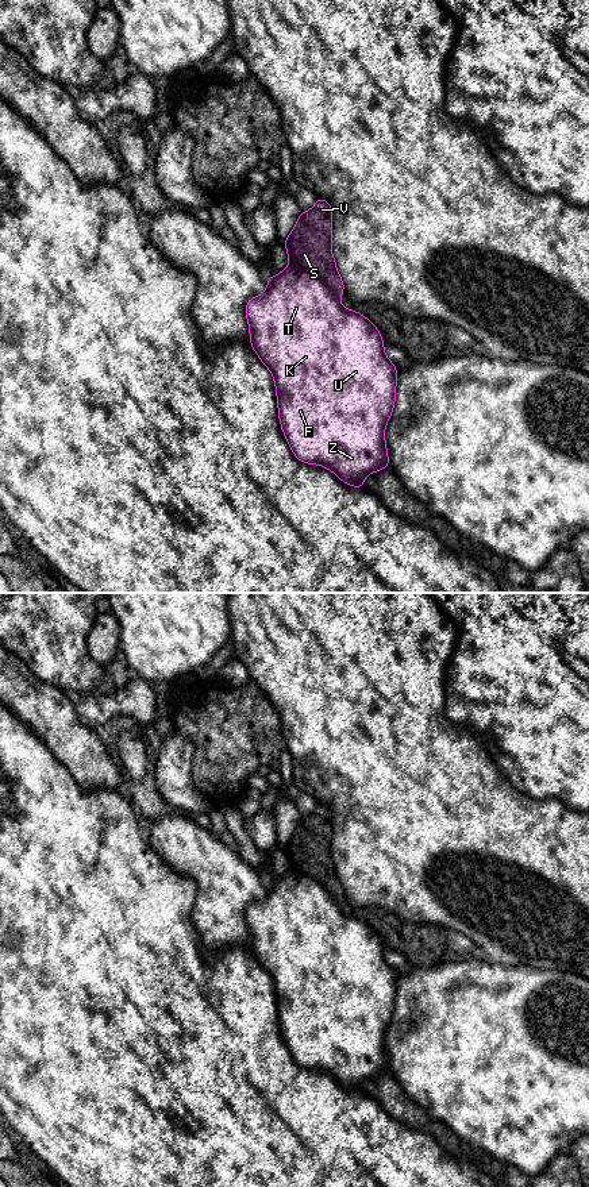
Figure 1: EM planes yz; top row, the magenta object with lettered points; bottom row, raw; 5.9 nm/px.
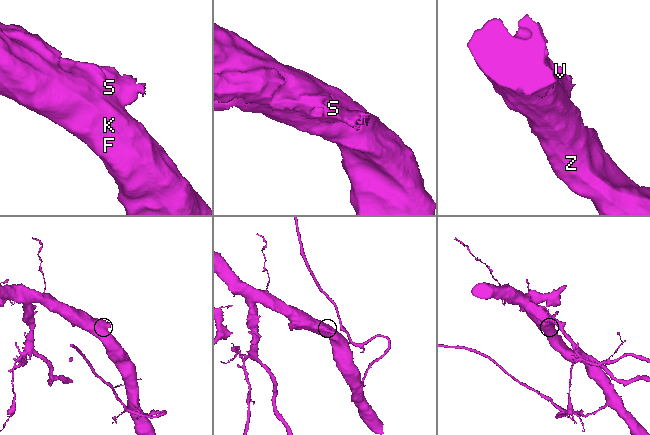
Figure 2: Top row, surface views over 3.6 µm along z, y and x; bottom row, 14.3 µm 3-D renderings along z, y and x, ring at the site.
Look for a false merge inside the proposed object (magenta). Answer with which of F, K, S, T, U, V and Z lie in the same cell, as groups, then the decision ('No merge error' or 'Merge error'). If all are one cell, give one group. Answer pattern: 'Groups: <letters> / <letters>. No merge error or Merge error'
Groups: F K T U Z / S V. Merge error

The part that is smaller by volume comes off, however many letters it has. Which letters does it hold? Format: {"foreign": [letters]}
{"foreign": ["S", "V"]}

